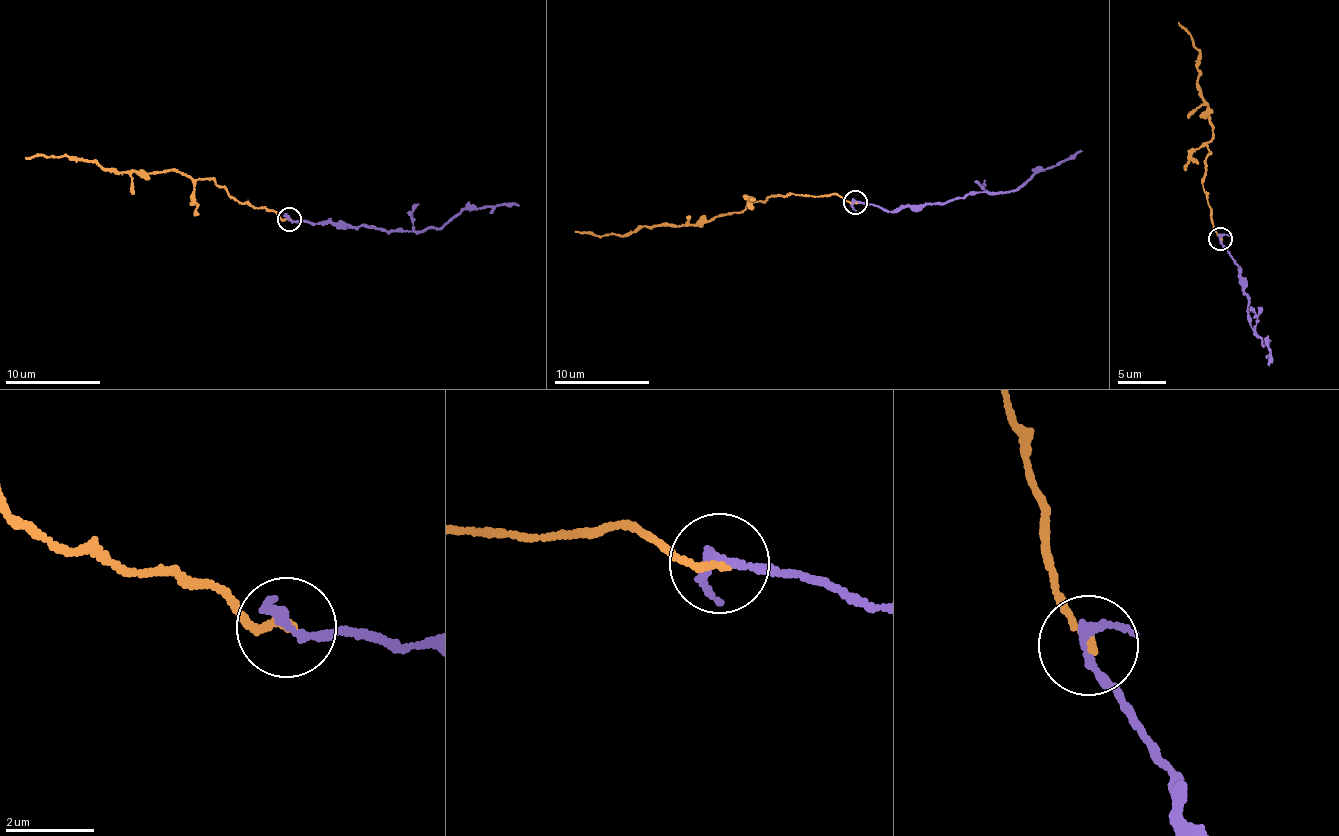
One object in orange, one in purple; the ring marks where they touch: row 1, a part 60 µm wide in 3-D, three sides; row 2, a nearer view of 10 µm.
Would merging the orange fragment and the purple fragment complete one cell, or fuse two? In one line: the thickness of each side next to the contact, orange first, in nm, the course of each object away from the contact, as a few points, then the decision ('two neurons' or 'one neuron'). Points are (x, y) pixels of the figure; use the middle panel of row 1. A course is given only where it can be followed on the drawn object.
calibres 200 and 180 nm; course orange (854, 202), (834, 194), (790, 193), (749, 202), (697, 223), (643, 226), (621, 235), (575, 232); course purple (854, 202), (888, 210), (948, 202), (989, 191), (995, 194), (1018, 191), (1041, 169), (1072, 159), (1081, 149); one neuron

